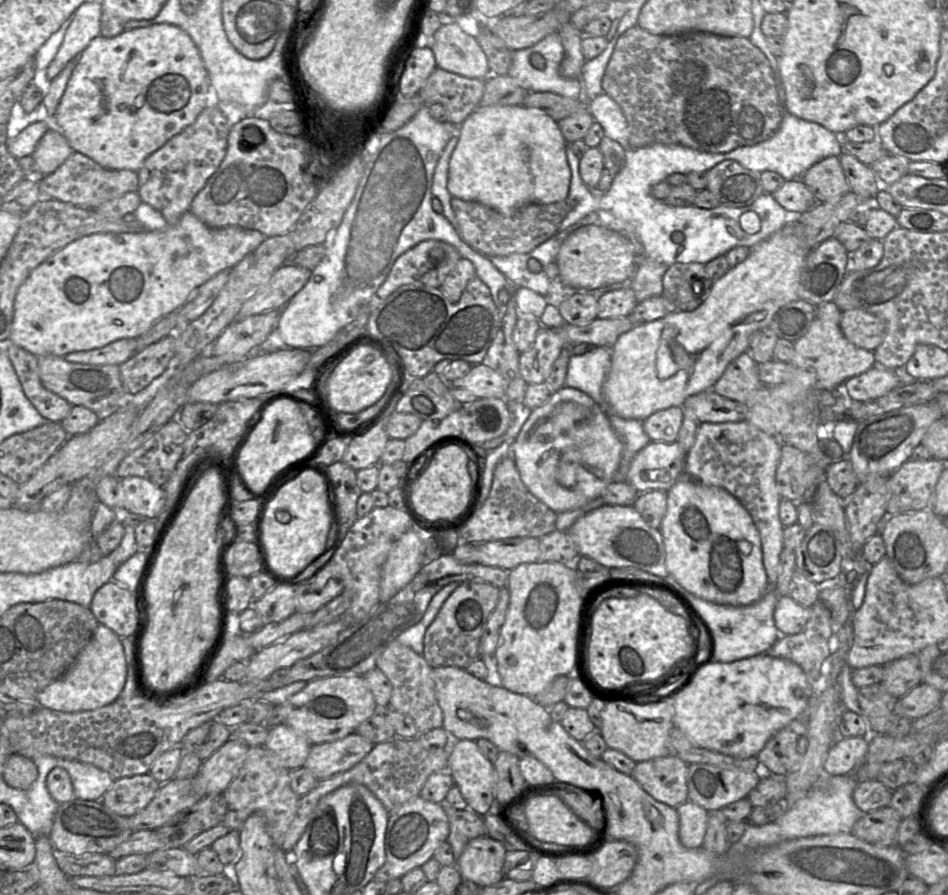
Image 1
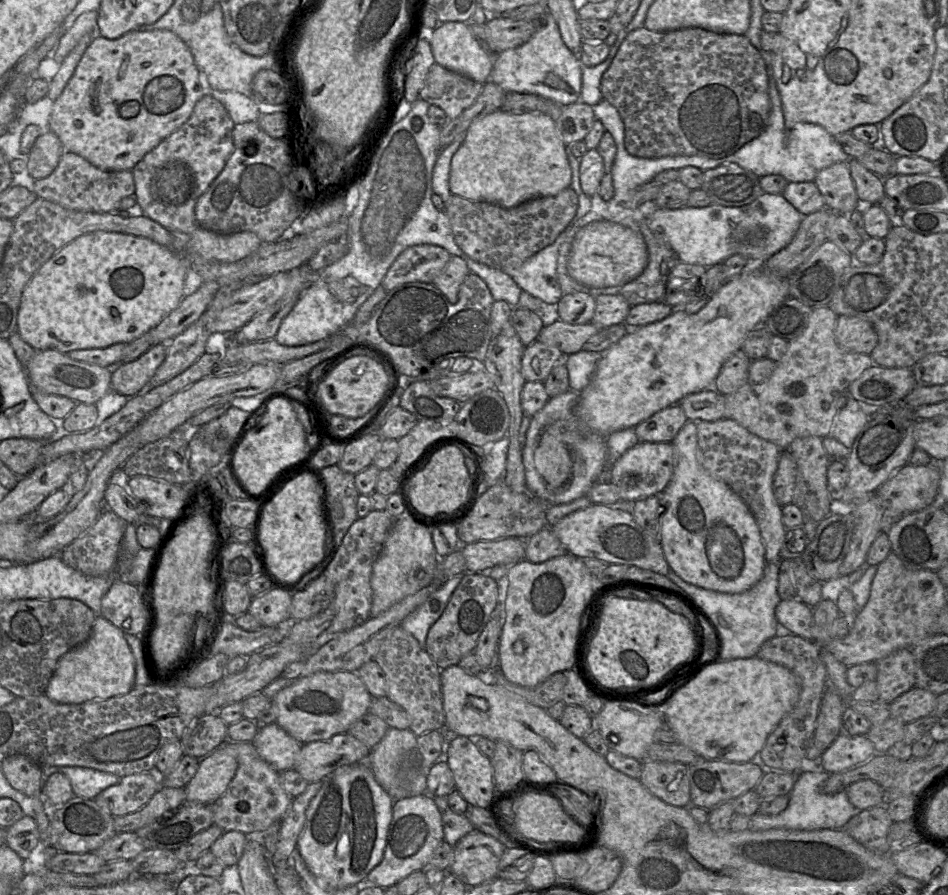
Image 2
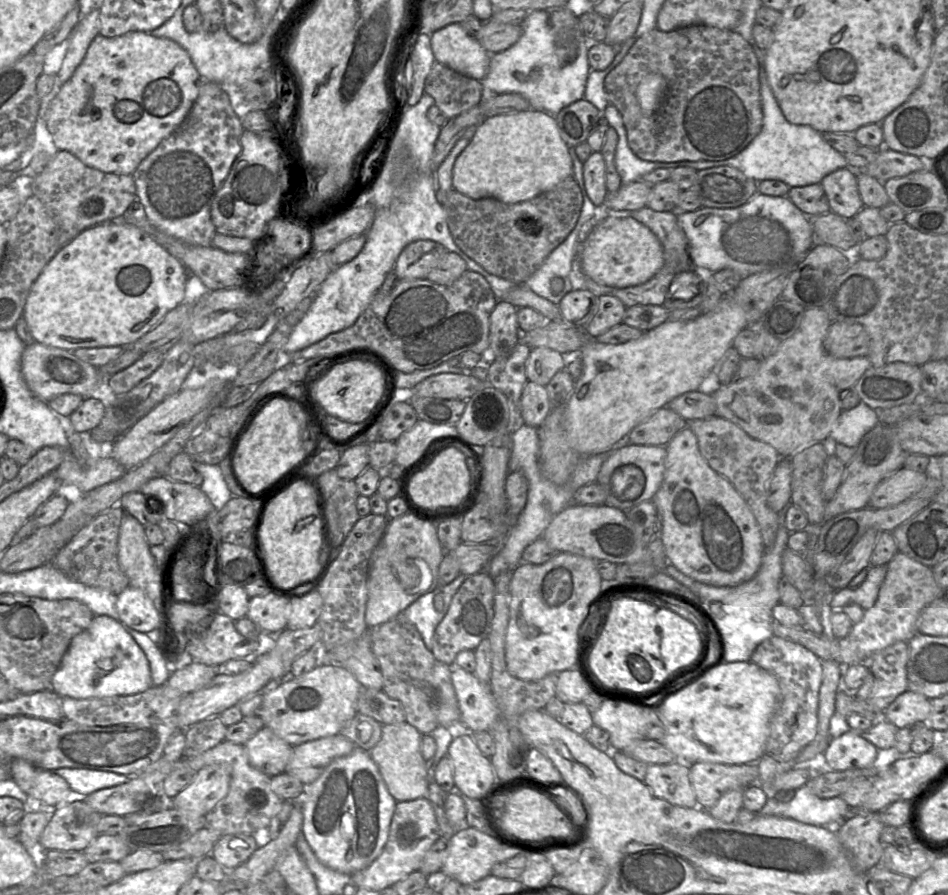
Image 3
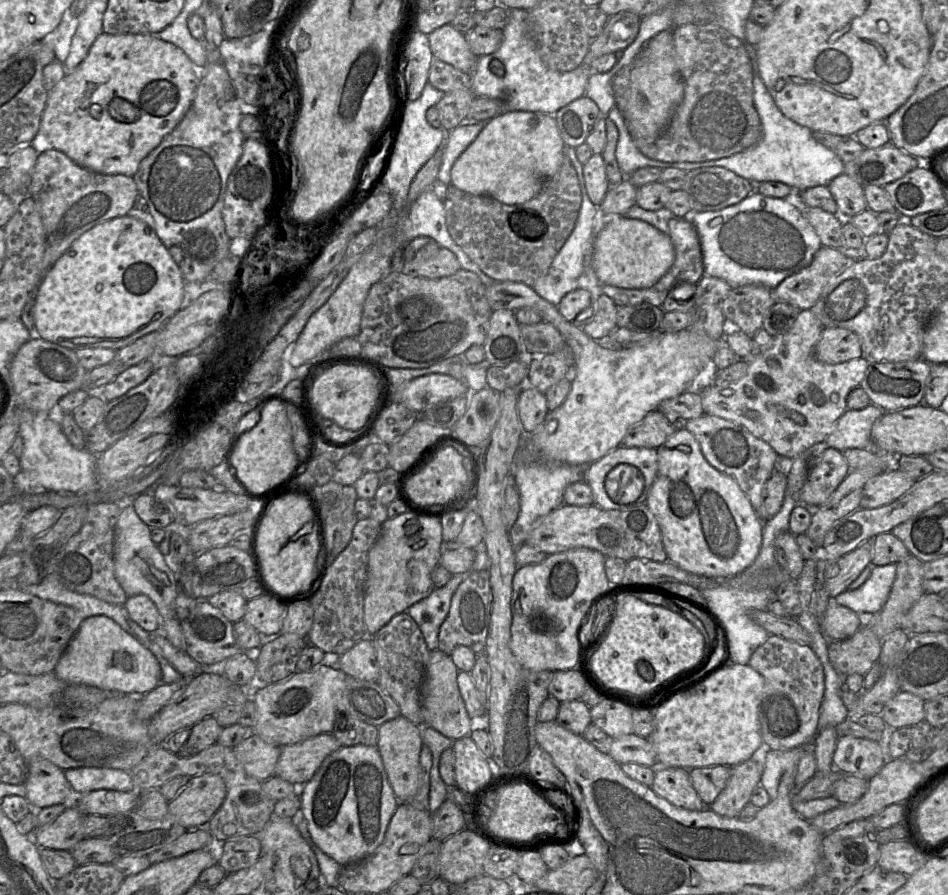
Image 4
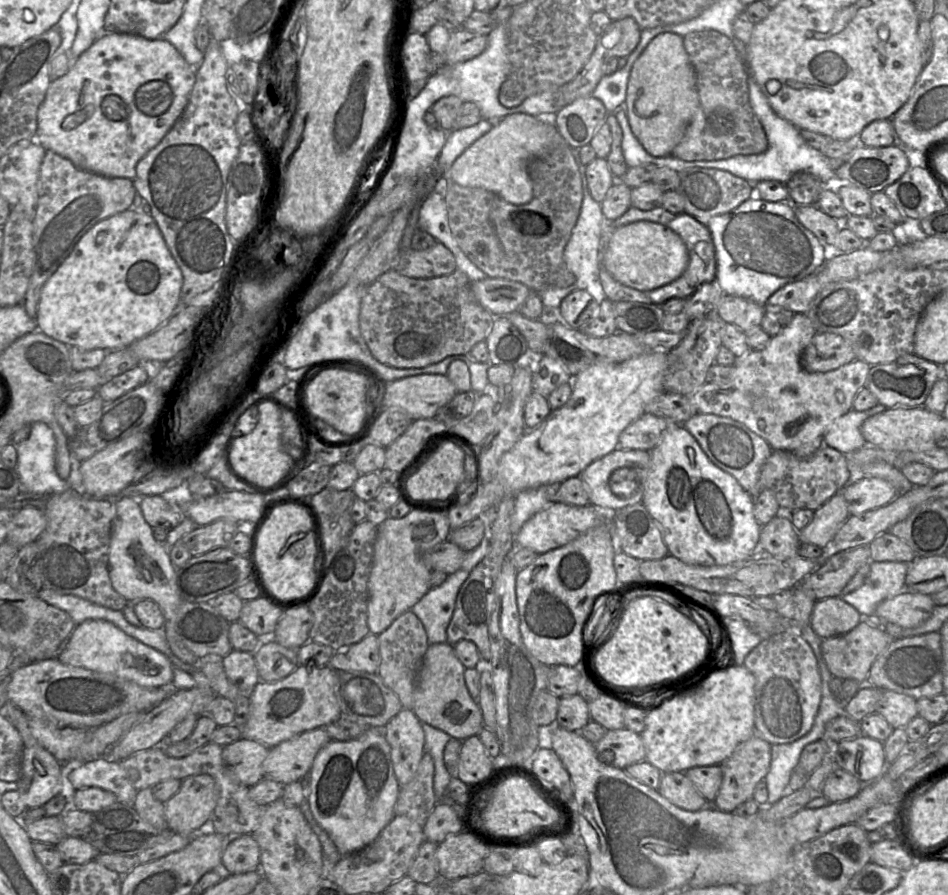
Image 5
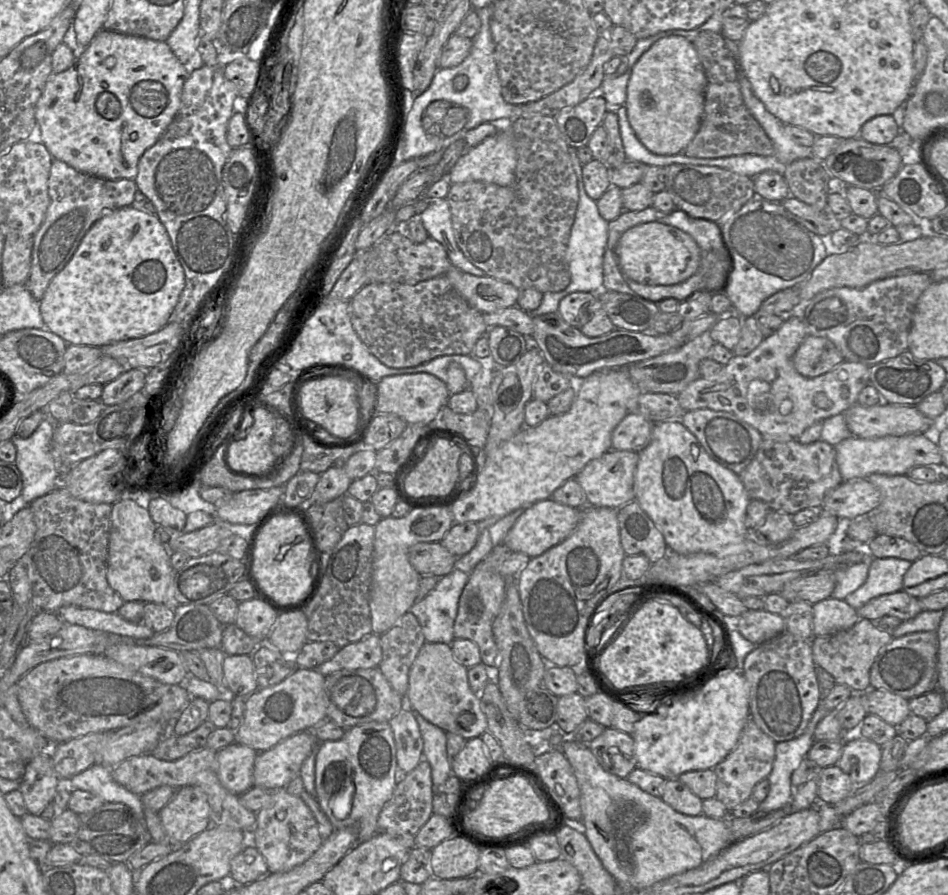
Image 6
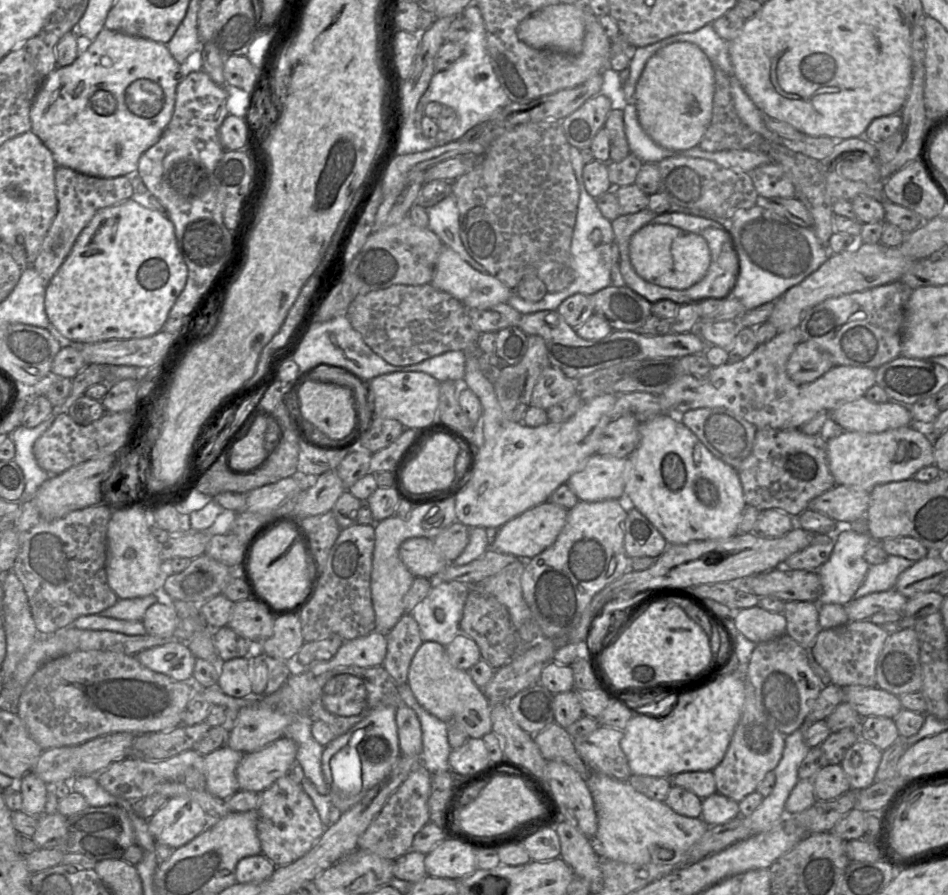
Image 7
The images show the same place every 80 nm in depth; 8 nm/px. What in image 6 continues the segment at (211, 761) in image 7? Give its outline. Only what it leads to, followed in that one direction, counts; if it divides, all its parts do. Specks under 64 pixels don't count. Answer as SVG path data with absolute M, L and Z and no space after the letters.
M234 742L216 752L218 778L227 791L239 796L254 786L253 768L257 754L254 749Z

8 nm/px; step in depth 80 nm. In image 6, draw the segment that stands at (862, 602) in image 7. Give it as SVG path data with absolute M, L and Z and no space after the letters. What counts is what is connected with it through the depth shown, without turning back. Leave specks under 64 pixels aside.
M902 590L873 598L857 612L861 618L869 620L877 620L883 616L895 616L905 621L922 612L922 607L918 598Z

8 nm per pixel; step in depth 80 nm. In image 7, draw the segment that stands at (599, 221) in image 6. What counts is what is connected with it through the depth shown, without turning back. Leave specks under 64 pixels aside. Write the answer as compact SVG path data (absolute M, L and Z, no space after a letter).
M571 146L569 149L570 161L576 181L579 187L579 203L577 207L576 222L571 241L571 266L574 272L573 282L564 290L557 293L549 293L538 302L529 302L517 295L513 291L507 304L519 311L522 315L539 311L557 310L559 305L568 297L575 294L594 295L598 291L611 286L612 245L614 243L614 233L611 221L606 219L599 211L595 198L591 197L585 189L582 179L584 163L580 155L580 150Z

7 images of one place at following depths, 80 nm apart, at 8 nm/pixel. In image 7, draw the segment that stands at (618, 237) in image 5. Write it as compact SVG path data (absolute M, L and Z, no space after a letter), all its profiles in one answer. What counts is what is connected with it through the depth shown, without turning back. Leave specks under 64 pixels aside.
M649 223L630 239L629 257L636 273L644 280L671 289L687 289L705 281L711 273L711 252L705 238L679 227Z

